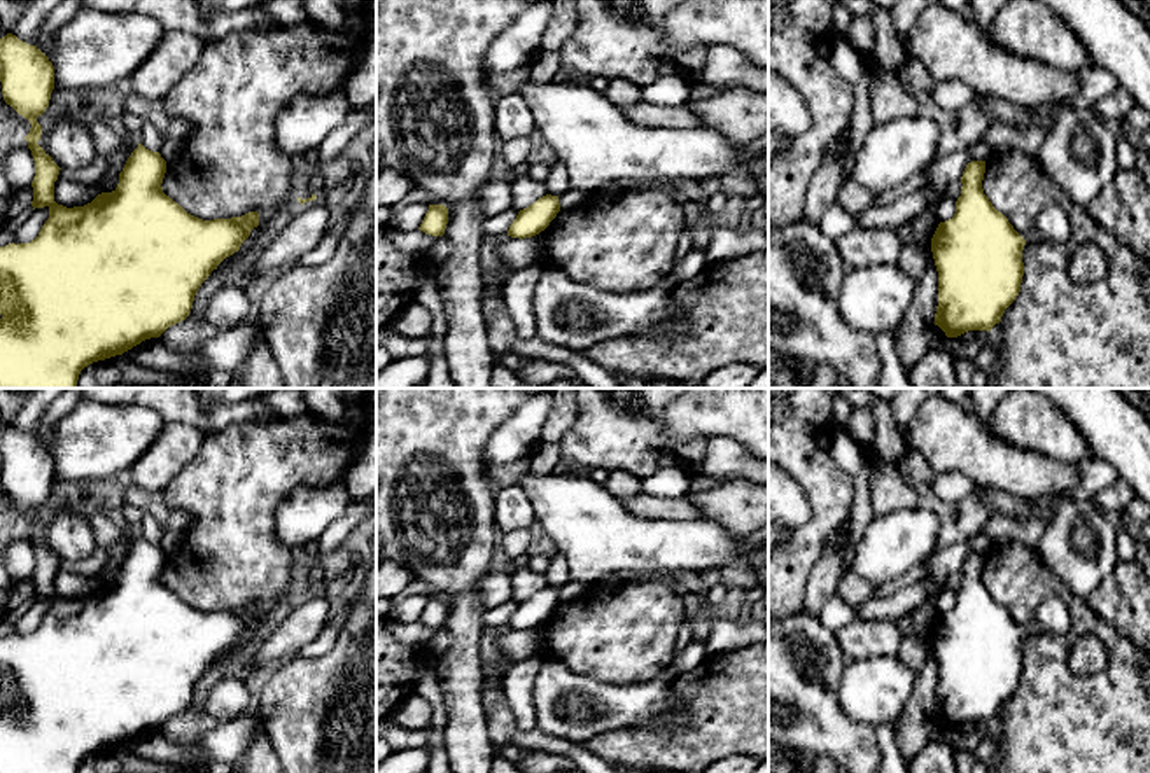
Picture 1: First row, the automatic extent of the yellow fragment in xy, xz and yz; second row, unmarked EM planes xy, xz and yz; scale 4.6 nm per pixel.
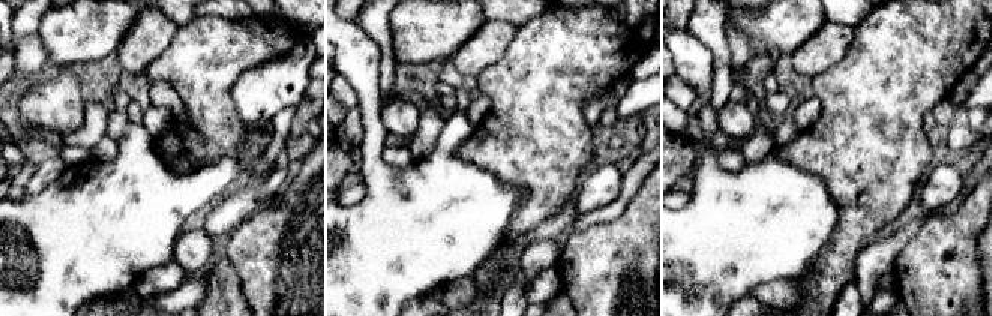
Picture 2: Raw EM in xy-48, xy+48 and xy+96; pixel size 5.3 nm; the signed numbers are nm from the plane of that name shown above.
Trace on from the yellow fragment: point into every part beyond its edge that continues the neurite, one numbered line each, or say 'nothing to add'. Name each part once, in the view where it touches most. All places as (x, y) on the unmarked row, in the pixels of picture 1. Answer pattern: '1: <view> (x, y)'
nothing to add

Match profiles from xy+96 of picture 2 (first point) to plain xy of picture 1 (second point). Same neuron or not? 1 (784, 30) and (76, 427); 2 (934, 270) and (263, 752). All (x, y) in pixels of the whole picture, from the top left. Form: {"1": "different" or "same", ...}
{"1": "same", "2": "different"}

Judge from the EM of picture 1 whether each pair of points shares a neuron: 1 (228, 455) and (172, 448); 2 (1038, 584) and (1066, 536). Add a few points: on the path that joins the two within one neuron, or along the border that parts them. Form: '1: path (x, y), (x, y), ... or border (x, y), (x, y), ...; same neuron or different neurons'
1: border (205, 434), (196, 455), (170, 483); different neurons
2: border (1035, 550), (1077, 597); different neurons

